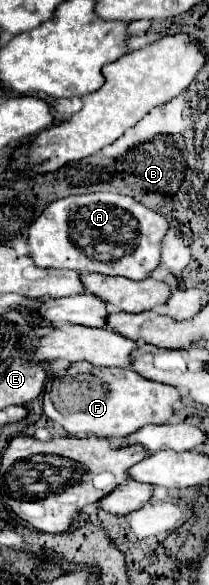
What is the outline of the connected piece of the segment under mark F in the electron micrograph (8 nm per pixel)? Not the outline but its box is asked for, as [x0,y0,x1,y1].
[43,368,179,438]

